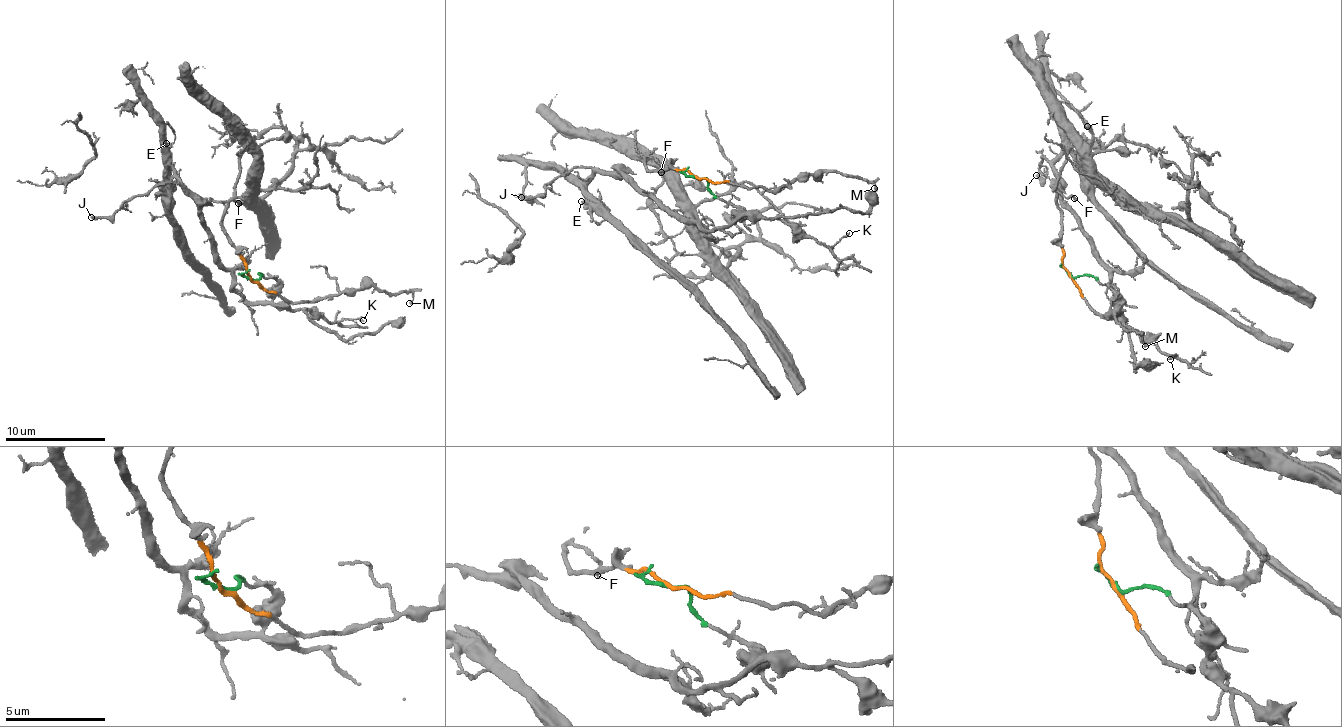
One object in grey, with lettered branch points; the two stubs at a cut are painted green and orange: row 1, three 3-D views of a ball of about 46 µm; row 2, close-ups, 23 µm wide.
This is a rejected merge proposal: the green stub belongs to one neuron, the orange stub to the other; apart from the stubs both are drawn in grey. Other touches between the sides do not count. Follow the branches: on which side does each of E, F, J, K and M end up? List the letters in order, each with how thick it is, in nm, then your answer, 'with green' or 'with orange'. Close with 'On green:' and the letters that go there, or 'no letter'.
E: 90 nm thick; with green
F: 190 nm thick; with orange
J: 180 nm thick; with green
K: 120 nm thick; with green
M: 130 nm thick; with orange
On green: E, J, K

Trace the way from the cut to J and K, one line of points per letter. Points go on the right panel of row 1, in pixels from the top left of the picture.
J: (1072, 276), (1088, 275), (1113, 293), (1118, 310), (1108, 265), (1068, 210), (1041, 156), (1046, 177), (1035, 175)
K: (1072, 276), (1088, 275), (1113, 293), (1116, 313), (1127, 326), (1164, 353), (1175, 355), (1169, 360)

